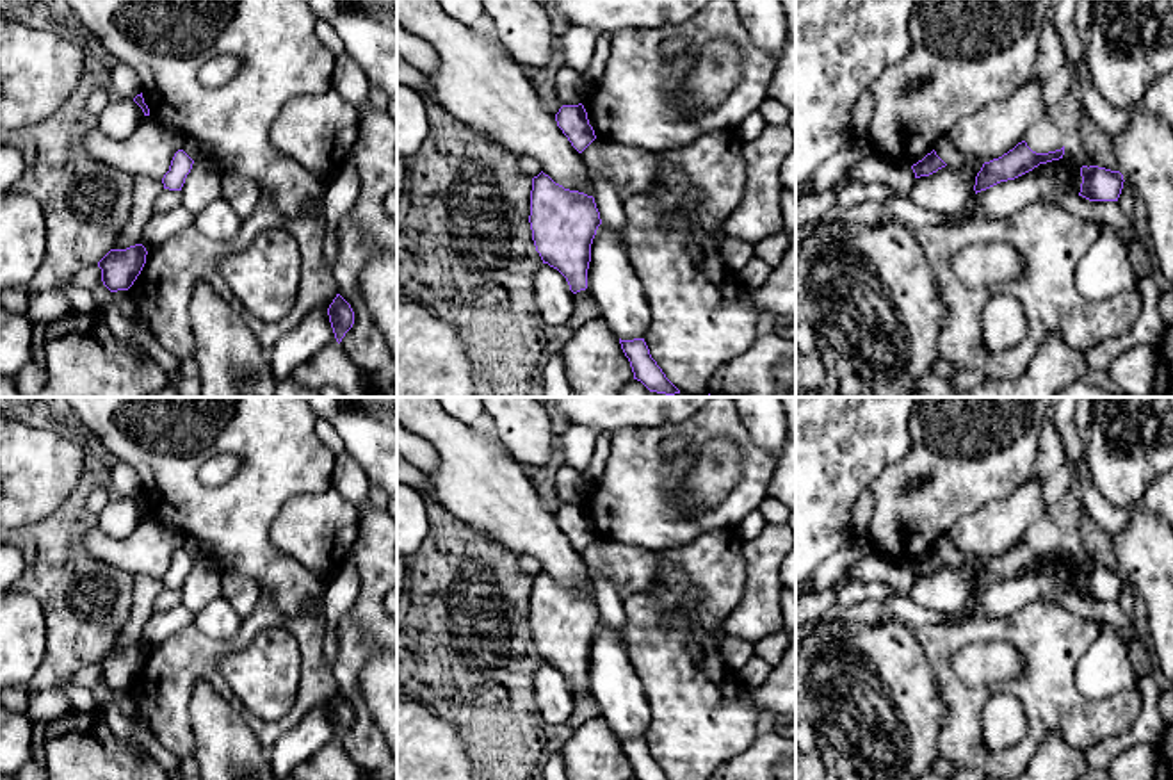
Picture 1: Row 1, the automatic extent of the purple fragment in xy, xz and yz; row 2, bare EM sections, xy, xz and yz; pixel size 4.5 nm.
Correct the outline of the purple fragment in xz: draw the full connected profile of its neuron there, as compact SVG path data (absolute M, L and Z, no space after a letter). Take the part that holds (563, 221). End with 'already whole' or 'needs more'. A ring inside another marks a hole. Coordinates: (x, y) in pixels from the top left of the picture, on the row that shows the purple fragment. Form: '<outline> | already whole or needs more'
M543 171L532 178L530 215L532 240L543 264L557 269L573 294L587 288L591 244L602 224L595 198L578 191L564 189Z | already whole

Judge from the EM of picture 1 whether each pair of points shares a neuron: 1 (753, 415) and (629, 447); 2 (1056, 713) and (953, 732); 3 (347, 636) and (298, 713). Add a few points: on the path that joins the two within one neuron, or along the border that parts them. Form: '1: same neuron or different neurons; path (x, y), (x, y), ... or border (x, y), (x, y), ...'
1: different neurons; border (739, 415), (748, 437), (768, 453)
2: same neuron; path (1031, 739), (1013, 757), (979, 757)
3: different neurons; border (330, 668), (339, 691)

